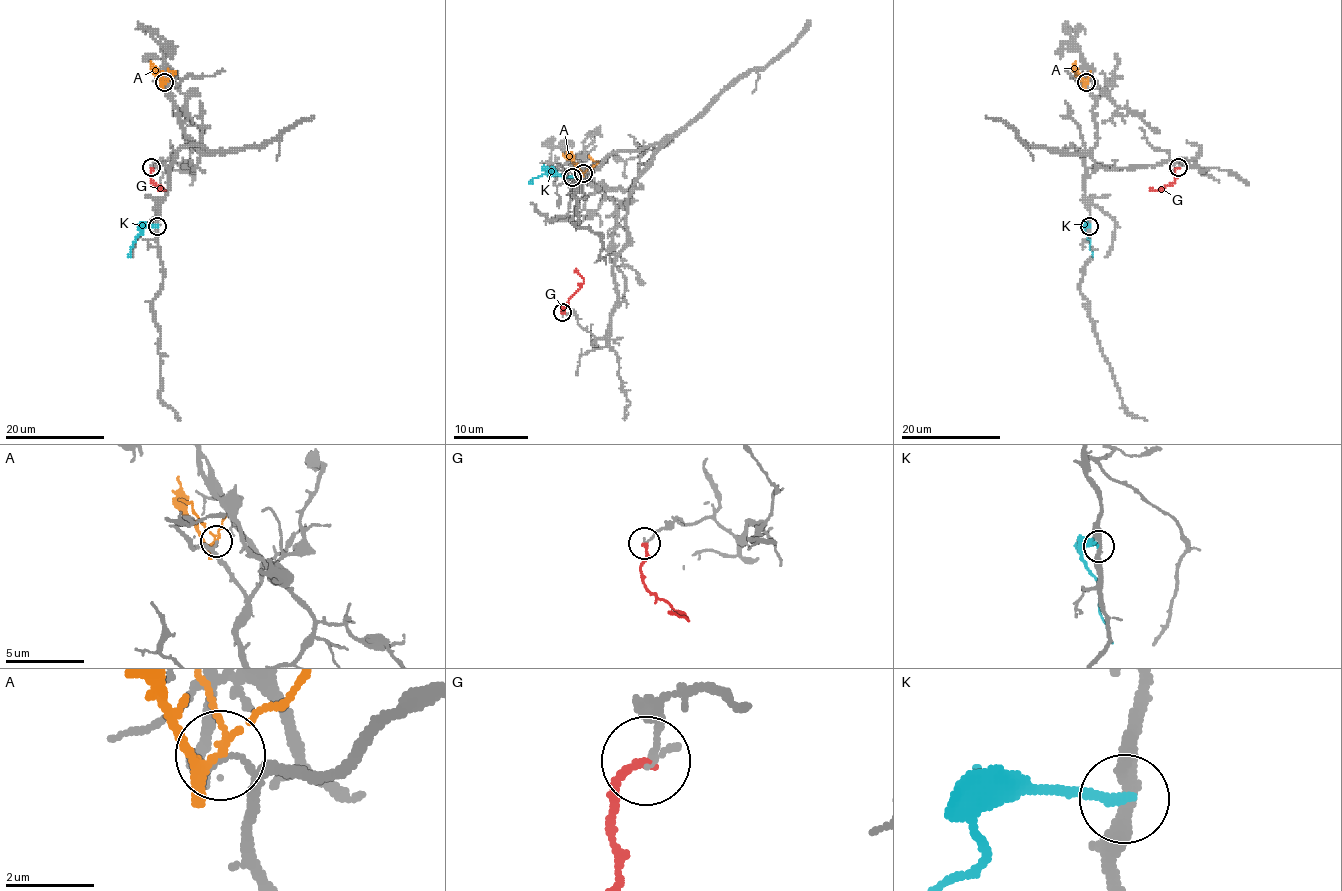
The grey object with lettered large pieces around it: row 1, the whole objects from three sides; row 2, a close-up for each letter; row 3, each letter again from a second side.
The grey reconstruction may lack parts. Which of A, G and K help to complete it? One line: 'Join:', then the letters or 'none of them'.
Join: none of them

